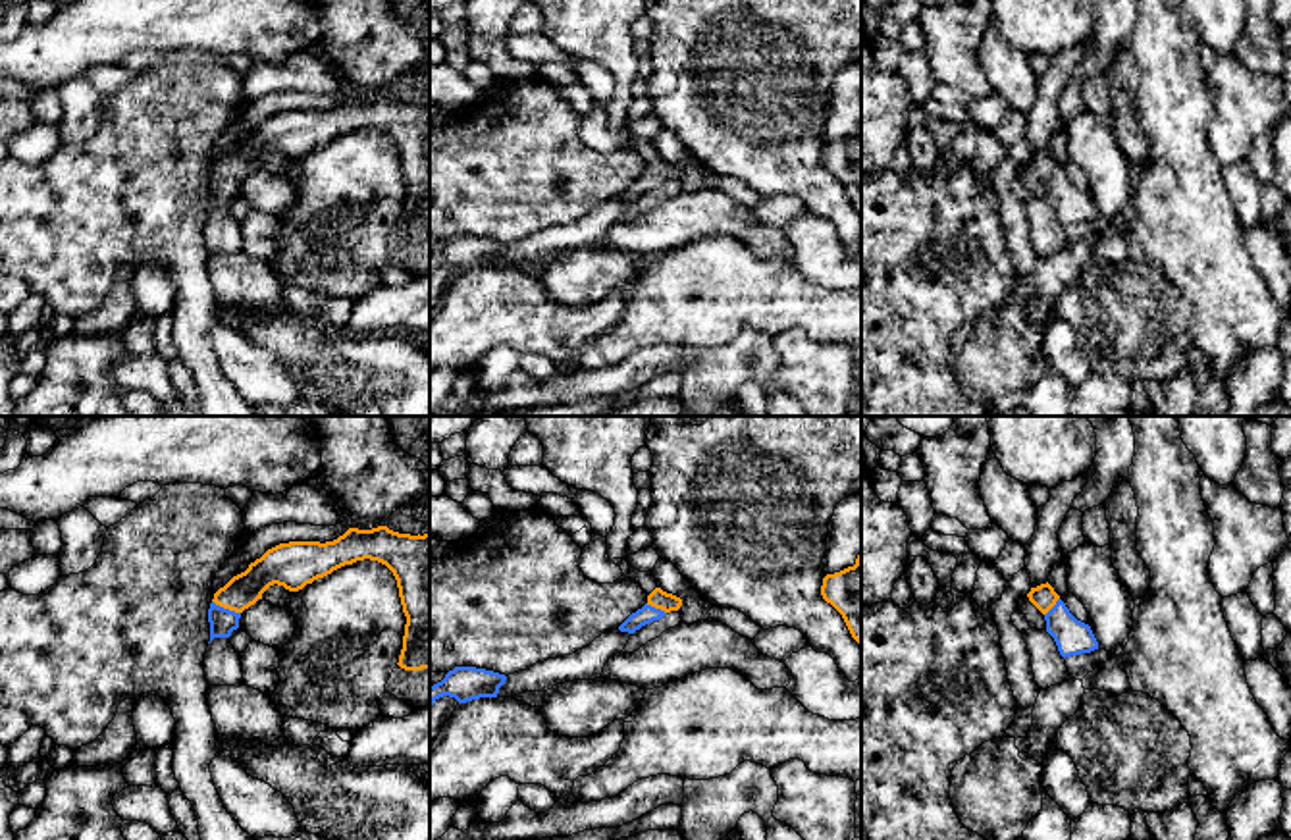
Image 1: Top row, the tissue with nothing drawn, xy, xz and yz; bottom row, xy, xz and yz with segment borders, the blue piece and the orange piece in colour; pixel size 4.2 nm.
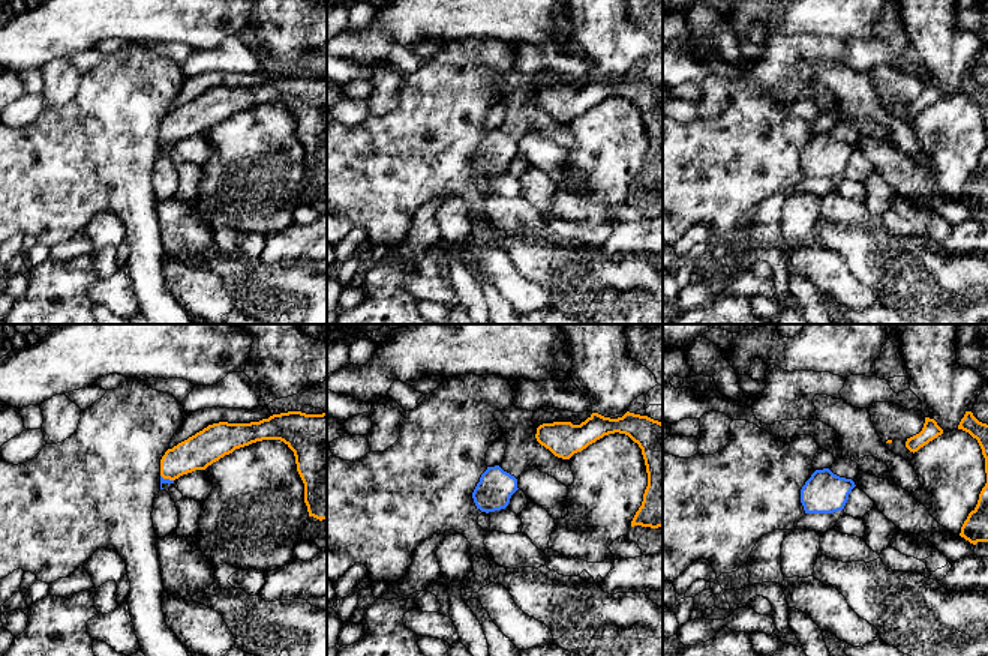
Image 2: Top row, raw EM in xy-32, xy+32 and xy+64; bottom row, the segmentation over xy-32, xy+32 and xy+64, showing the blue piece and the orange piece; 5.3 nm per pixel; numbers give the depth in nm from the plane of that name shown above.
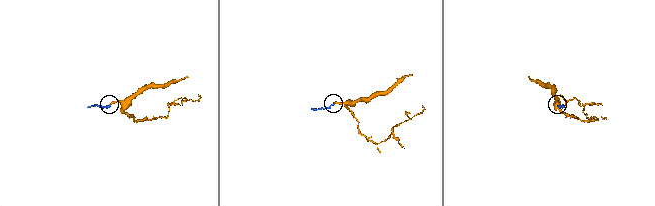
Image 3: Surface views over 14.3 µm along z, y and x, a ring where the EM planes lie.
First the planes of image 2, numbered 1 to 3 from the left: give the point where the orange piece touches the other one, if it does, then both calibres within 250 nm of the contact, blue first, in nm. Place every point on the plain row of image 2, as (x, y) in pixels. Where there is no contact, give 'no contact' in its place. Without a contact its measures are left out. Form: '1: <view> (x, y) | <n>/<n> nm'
1: xy-32 (167, 143) | 30/190 nm
2: no contact
3: no contact

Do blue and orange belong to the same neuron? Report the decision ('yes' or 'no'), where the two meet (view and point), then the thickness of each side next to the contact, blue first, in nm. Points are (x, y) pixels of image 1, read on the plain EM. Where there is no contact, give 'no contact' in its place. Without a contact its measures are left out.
yes; contact xy (226, 178); calibres 110 and 140 nm

